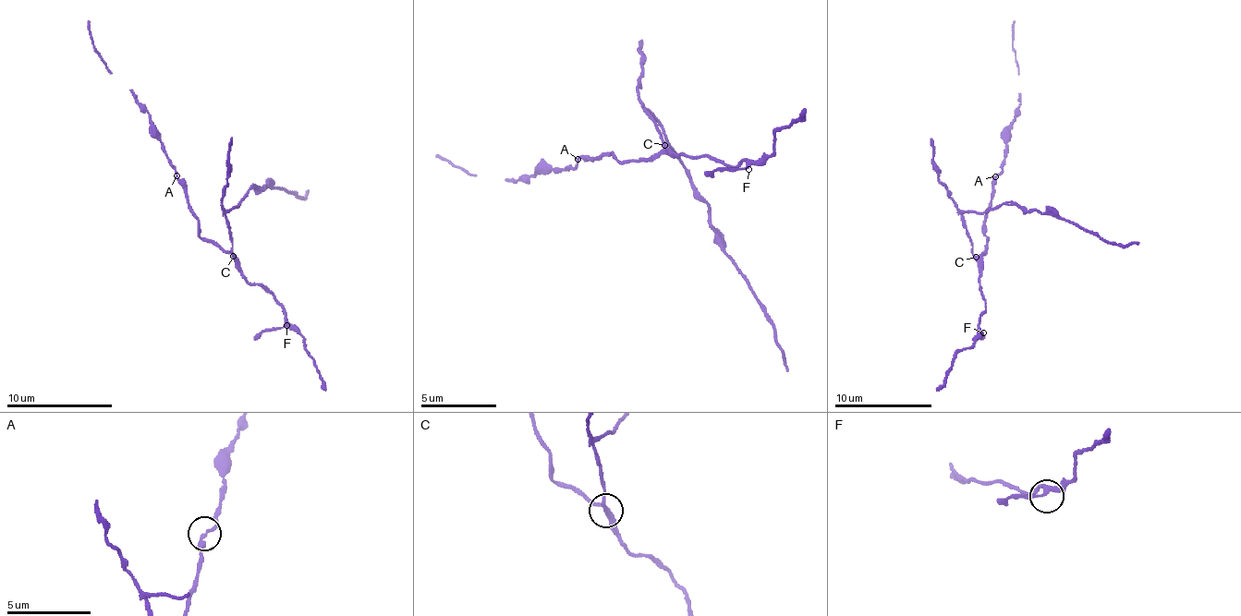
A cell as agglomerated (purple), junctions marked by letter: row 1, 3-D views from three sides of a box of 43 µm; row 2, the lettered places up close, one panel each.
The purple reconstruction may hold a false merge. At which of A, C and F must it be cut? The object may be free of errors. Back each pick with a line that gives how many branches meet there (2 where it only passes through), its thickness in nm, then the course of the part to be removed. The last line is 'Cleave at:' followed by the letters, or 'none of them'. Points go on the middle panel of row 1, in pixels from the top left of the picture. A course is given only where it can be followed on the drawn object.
C: 3 | 240 nm | (665, 146), (649, 114), (685, 168), (692, 190), (708, 207), (719, 248), (775, 332), (786, 372)
Cleave at: C

